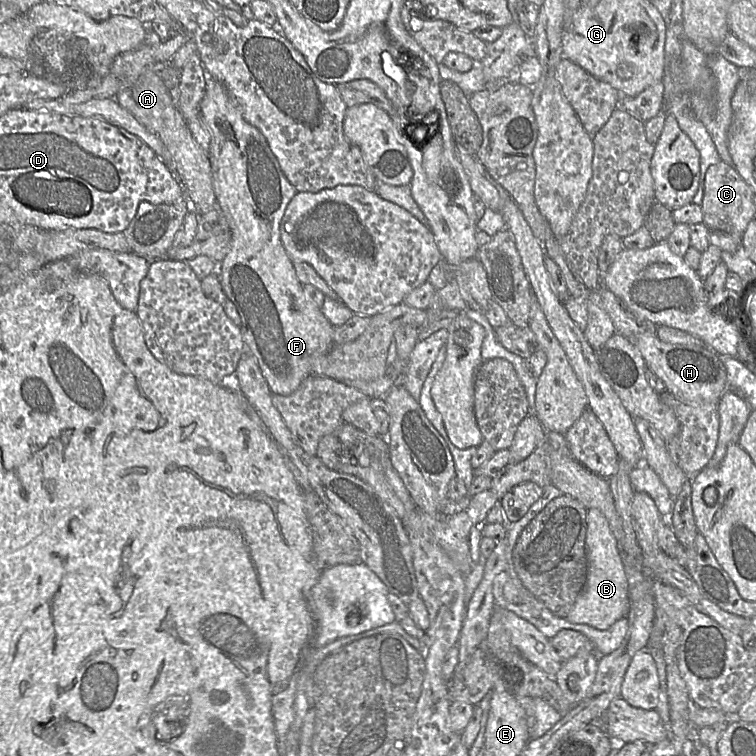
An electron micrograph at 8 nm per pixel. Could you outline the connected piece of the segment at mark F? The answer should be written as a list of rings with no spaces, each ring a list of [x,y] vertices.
[[[213,78],[207,81],[200,113],[211,136],[208,154],[217,207],[225,216],[232,234],[230,251],[218,264],[215,273],[219,276],[225,296],[240,315],[240,331],[244,344],[255,357],[271,392],[287,396],[311,376],[314,362],[334,346],[333,326],[304,294],[303,285],[298,280],[293,262],[281,241],[282,218],[298,191],[284,175],[263,134],[245,121],[237,101]]]

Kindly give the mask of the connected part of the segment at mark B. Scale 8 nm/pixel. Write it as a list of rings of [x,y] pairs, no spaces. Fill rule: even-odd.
[[[595,508],[587,509],[585,547],[588,563],[587,579],[566,618],[575,624],[586,624],[599,630],[606,630],[627,613],[628,577],[621,558],[619,543],[610,524],[602,512]]]

